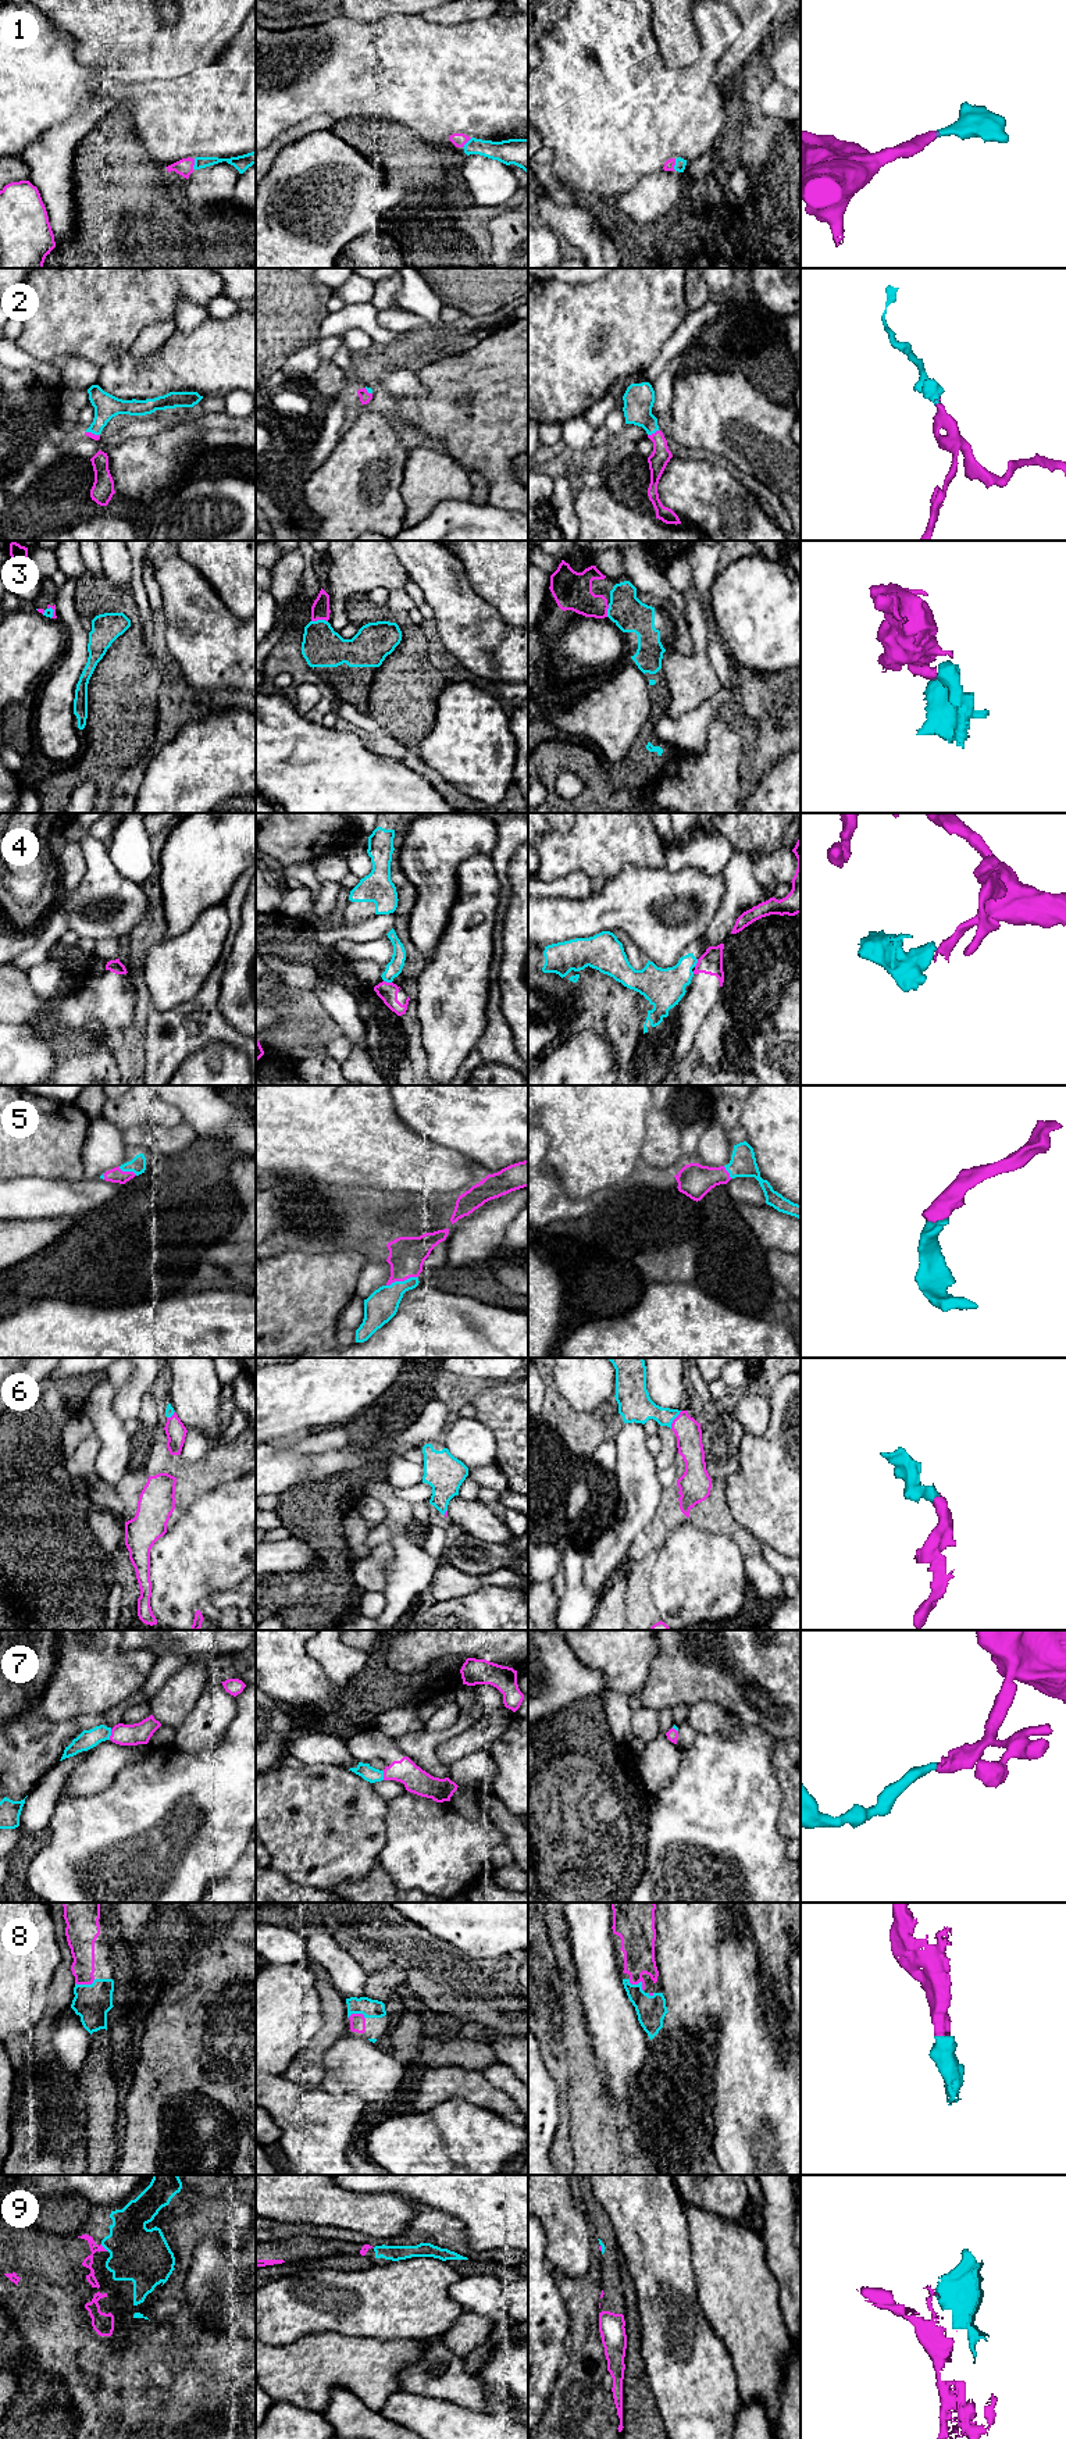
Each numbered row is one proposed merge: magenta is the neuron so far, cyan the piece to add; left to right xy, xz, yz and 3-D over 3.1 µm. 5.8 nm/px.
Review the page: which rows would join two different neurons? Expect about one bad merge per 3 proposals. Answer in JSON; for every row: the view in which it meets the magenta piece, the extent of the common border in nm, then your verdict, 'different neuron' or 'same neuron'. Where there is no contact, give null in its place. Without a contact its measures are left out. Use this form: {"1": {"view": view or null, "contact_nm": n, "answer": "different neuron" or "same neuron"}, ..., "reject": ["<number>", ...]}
{"1": {"view": "yz", "contact_nm": 70, "answer": "same neuron"}, "2": {"view": "yz", "contact_nm": 80, "answer": "same neuron"}, "3": {"view": "xz", "contact_nm": 100, "answer": "same neuron"}, "4": {"view": "xz", "contact_nm": 50, "answer": "different neuron"}, "5": {"view": "xz", "contact_nm": 190, "answer": "same neuron"}, "6": {"view": "yz", "contact_nm": 120, "answer": "same neuron"}, "7": {"view": "xy", "contact_nm": 70, "answer": "same neuron"}, "8": {"view": "yz", "contact_nm": 110, "answer": "same neuron"}, "9": {"view": "xy", "contact_nm": 60, "answer": "same neuron"}, "reject": ["4"]}

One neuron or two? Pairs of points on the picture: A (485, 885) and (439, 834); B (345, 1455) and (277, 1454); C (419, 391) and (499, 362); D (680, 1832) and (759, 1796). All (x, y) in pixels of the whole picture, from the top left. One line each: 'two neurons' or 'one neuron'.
A: two neurons
B: one neuron
C: two neurons
D: one neuron

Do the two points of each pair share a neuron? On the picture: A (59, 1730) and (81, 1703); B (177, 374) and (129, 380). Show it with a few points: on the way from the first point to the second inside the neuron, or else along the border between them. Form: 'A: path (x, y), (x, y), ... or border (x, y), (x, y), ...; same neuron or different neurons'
A: border (40, 1701), (36, 1712), (39, 1717), (68, 1721); different neurons
B: path (166, 374), (152, 380), (141, 380); same neuron

